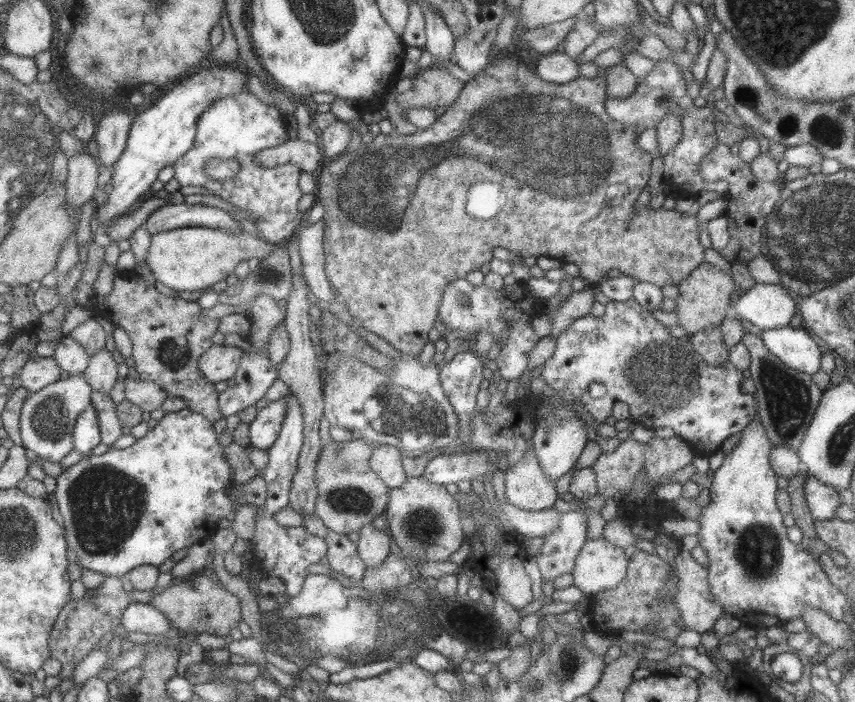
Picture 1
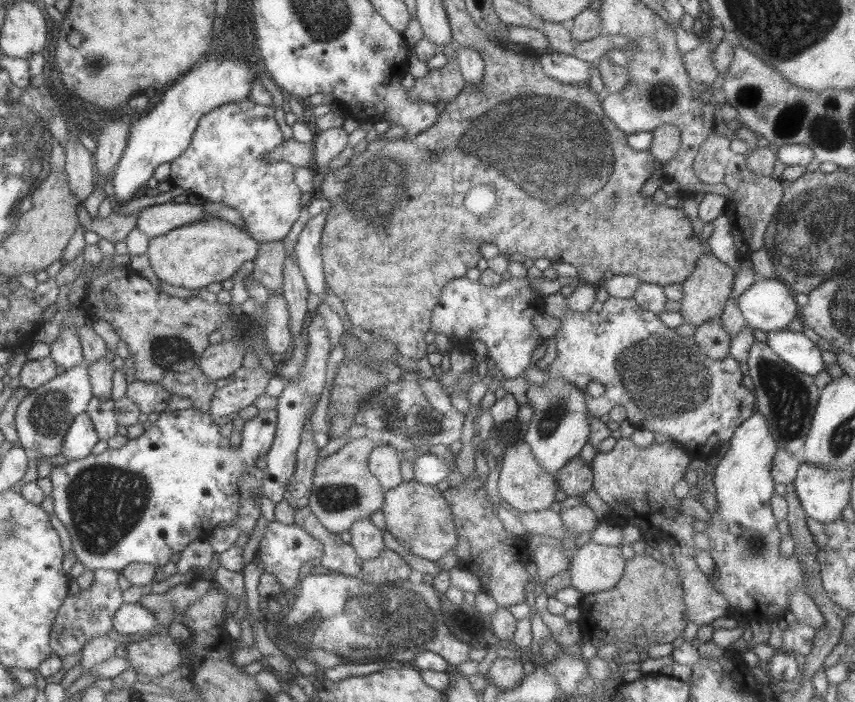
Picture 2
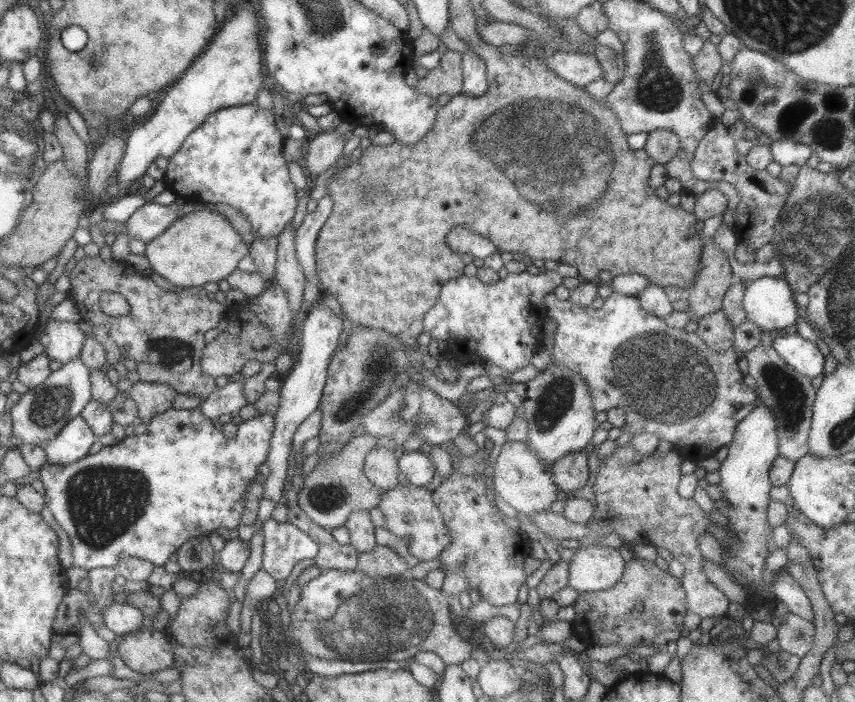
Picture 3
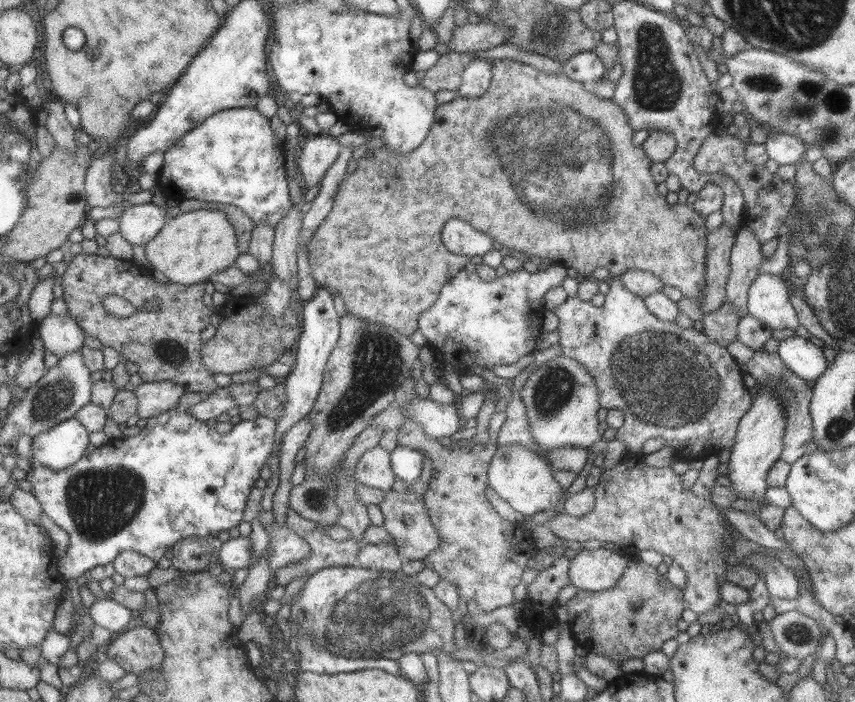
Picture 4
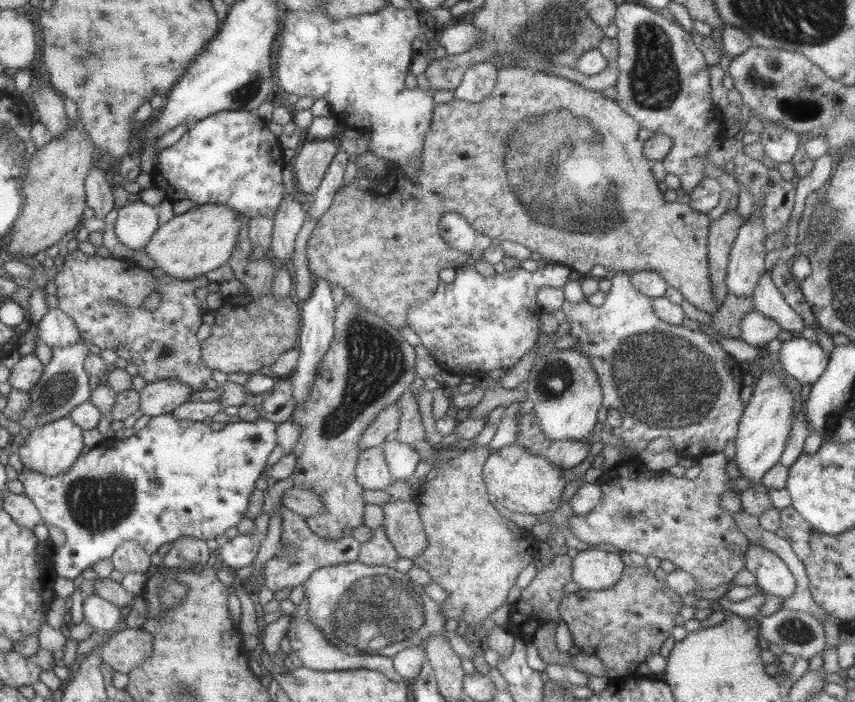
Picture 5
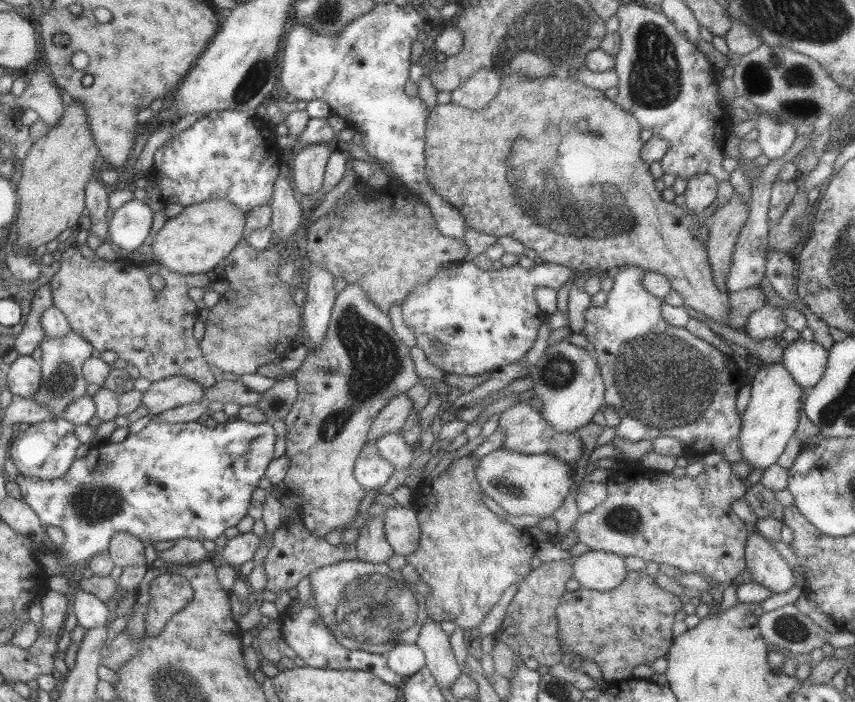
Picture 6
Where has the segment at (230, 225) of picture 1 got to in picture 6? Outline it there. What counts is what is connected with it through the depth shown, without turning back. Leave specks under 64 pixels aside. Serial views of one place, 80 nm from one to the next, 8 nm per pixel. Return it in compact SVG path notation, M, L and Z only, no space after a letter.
M126 200L117 206L108 220L108 240L126 251L134 251L137 246L147 243L153 211L139 200Z

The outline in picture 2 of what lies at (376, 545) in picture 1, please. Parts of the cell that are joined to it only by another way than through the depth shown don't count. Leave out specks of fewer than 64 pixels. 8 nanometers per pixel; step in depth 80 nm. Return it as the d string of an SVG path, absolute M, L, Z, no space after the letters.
M367 517L358 518L351 523L348 528L348 532L351 534L349 544L361 561L375 558L385 549L382 531L382 528L376 527Z

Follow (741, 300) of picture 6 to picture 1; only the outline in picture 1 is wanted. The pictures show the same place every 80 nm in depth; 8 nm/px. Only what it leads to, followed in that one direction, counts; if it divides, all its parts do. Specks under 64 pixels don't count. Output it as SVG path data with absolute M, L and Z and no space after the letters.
M707 327L688 337L695 352L709 364L719 365L728 360L728 348L723 342L720 327Z

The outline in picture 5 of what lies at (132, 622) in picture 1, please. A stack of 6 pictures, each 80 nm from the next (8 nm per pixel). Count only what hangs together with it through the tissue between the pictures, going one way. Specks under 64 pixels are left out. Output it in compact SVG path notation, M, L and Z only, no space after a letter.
M83 594L83 620L95 631L112 633L121 626L125 610L97 596Z

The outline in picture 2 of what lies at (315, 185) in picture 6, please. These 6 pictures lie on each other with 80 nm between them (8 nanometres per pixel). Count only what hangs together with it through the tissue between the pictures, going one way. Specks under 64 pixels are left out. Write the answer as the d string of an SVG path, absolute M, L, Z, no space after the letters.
M341 127L318 132L313 141L313 163L315 165L312 168L324 171L329 162L333 161L345 148L347 137L347 132Z

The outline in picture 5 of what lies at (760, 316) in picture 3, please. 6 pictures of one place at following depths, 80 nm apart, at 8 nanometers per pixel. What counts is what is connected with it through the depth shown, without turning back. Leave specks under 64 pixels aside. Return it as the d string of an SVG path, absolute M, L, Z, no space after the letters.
M768 271L763 273L751 294L754 310L771 317L783 330L802 331L804 322L774 287Z

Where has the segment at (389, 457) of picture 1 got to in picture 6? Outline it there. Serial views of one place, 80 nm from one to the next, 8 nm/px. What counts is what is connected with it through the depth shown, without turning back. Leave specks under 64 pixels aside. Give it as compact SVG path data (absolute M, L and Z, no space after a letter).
M365 443L354 462L353 476L366 490L379 489L394 472L394 466L383 458L374 443Z

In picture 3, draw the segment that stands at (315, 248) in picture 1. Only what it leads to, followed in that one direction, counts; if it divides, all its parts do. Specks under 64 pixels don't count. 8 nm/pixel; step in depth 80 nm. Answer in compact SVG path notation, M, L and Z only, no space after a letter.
M325 194L317 201L317 207L303 217L301 224L296 228L294 247L296 260L301 266L302 274L308 281L319 287L318 278L315 275L315 241L317 233L332 209L332 200L329 194Z

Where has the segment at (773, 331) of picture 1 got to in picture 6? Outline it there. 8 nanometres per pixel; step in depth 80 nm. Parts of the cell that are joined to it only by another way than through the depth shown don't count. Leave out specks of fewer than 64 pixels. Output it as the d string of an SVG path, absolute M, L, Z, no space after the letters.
M797 339L787 343L781 362L791 378L803 389L808 390L820 381L824 373L828 350L815 341Z

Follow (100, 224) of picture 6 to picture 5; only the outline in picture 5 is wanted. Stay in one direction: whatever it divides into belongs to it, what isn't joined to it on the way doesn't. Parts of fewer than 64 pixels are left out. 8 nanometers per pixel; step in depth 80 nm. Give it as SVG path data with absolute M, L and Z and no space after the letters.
M91 166L84 181L84 192L85 205L95 213L95 218L103 219L117 206L112 194L113 187L105 171L99 166Z

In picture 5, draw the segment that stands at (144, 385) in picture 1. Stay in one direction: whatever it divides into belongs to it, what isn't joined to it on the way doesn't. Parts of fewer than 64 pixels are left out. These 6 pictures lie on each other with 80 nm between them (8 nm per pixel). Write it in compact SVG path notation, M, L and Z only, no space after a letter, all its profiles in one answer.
M172 378L146 383L138 393L138 410L145 416L153 417L171 413L184 404L194 390L184 382Z

